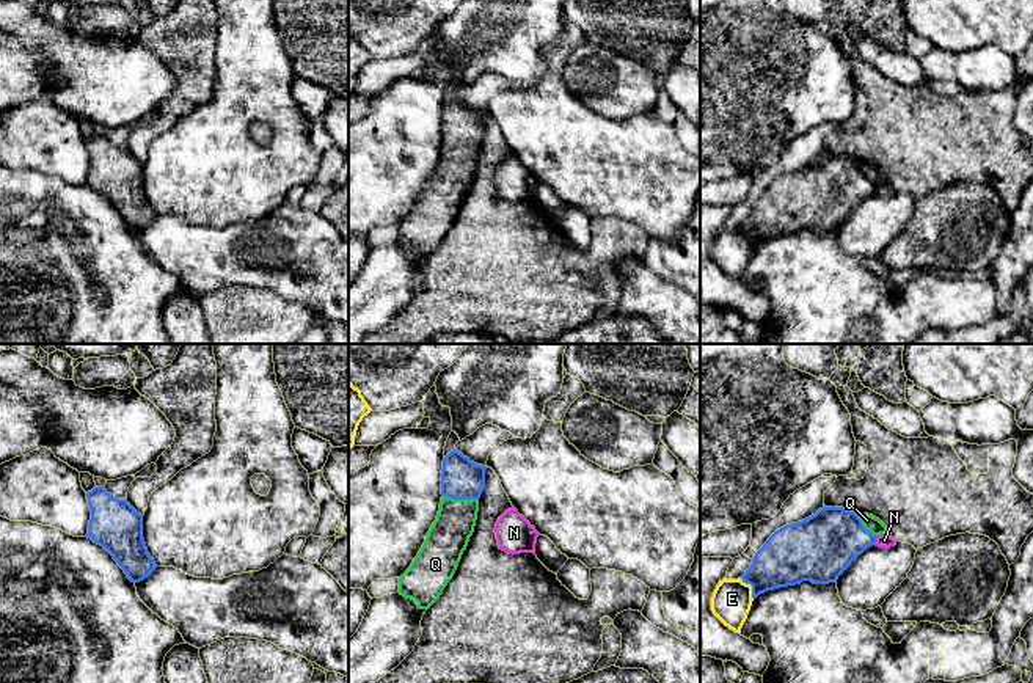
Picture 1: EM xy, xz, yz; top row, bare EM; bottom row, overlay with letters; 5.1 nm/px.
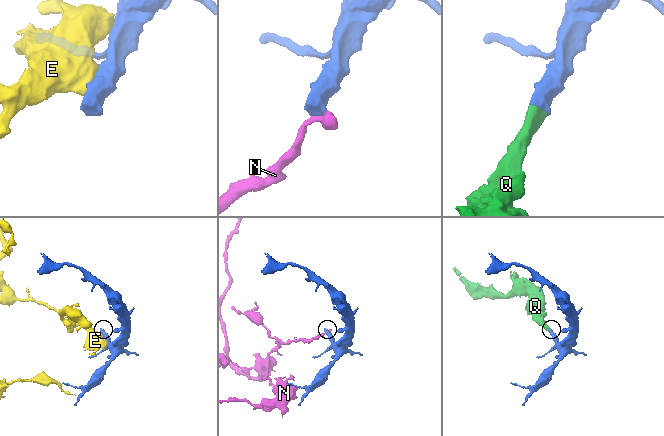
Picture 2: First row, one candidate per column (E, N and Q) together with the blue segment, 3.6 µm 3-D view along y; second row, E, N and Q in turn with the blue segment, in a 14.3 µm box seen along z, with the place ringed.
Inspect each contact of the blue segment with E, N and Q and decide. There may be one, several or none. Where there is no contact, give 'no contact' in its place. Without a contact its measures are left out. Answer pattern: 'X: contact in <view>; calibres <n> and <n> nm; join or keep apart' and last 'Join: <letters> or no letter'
E: contact in yz; calibres 280 and 200 nm; keep apart
N: contact in yz; calibres 320 and 80 nm; keep apart
Q: contact in xz; calibres 200 and 200 nm; join
Join: Q

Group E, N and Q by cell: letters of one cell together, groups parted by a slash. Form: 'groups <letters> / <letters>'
groups E / N / Q

